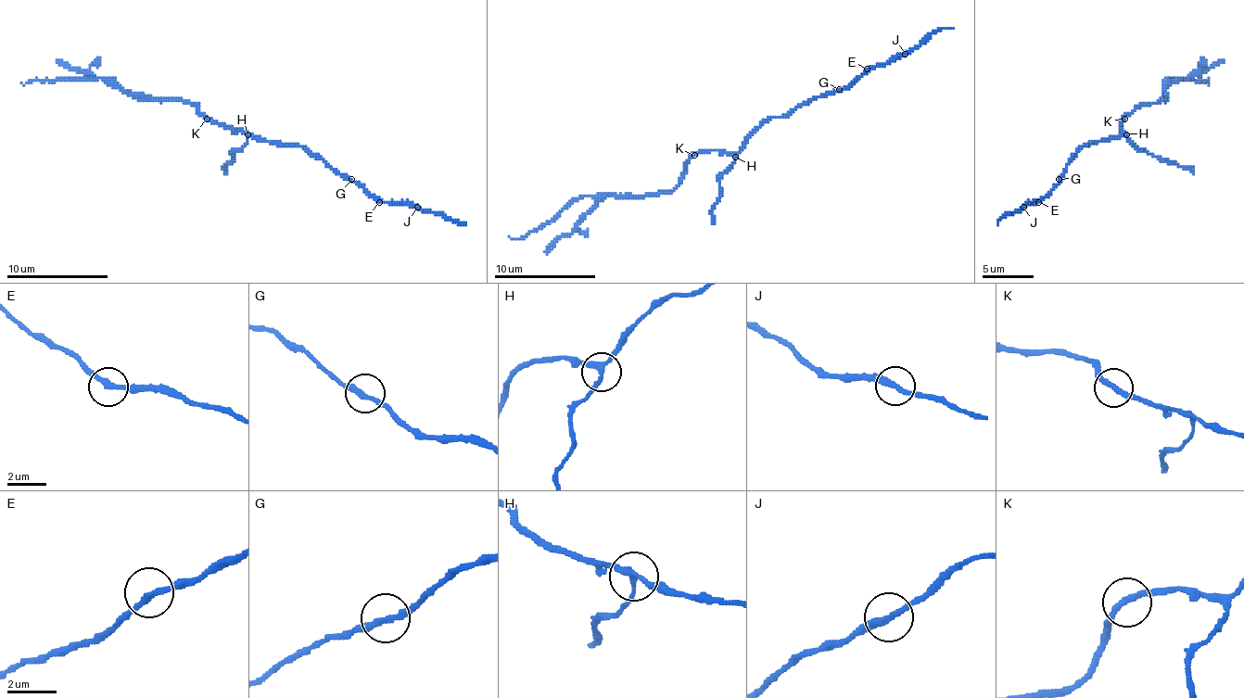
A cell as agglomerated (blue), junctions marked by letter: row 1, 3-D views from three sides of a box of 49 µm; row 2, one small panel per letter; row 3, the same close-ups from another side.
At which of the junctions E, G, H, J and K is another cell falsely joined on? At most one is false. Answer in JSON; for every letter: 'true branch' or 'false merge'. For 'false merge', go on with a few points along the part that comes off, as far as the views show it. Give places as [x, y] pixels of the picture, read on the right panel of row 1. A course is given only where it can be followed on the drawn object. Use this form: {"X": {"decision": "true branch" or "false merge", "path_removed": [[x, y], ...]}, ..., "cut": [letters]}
{"E": {"decision": "true branch"}, "G": {"decision": "true branch"}, "H": {"decision": "false merge", "path_removed": [[1127, 133], [1132, 141], [1150, 154], [1186, 167], [1193, 174]]}, "J": {"decision": "true branch"}, "K": {"decision": "true branch"}, "cut": ["H"]}

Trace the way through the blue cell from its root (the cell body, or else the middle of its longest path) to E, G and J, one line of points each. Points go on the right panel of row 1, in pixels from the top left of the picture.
E: (1123, 133), (1102, 141), (1092, 141), (1084, 146), (1069, 161), (1061, 179), (1038, 202)
G: (1123, 133), (1102, 141), (1092, 141), (1084, 146), (1069, 161), (1066, 171), (1059, 179)
J: (1123, 133), (1084, 146), (1051, 189), (1038, 202), (1028, 202), (1023, 207)

